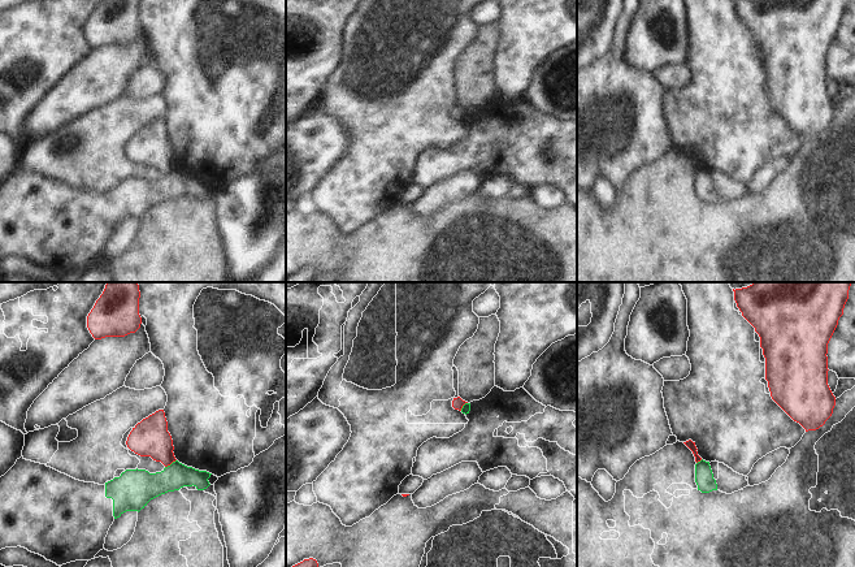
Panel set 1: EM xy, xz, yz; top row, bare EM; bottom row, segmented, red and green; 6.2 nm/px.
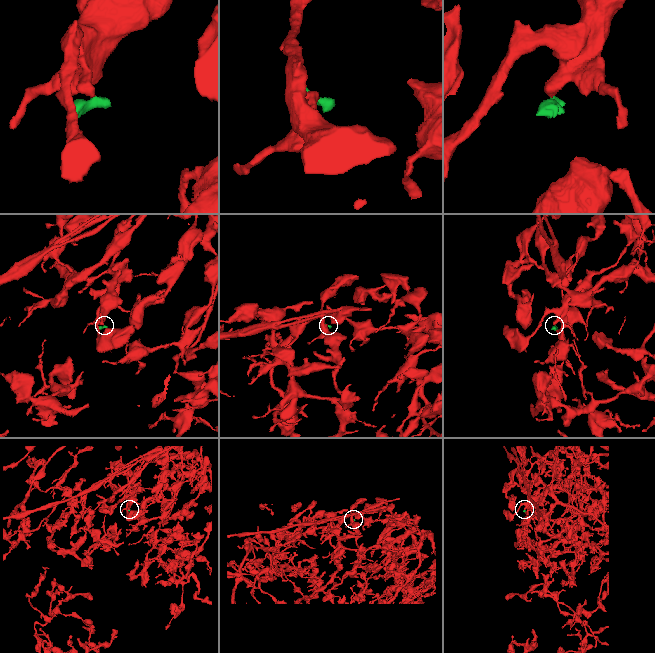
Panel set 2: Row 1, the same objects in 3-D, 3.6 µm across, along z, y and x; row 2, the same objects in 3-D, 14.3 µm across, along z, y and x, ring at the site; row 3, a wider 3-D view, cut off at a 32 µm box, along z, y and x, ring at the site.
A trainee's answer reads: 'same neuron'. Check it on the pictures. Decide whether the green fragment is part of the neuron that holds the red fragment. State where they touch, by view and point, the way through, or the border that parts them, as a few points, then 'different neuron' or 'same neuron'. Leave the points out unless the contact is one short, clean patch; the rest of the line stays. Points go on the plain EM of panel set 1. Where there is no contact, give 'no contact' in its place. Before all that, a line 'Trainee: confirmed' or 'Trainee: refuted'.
Trainee: refuted
meets red in xy at (170, 172); border along xy (176, 168), (165, 176); different neuron

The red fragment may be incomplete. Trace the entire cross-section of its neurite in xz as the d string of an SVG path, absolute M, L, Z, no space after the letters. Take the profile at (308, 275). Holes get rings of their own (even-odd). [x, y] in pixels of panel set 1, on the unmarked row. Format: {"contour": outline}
{"contour": "M309 267L286 278L286 282L313 282L317 278L318 278L317 269Z"}

